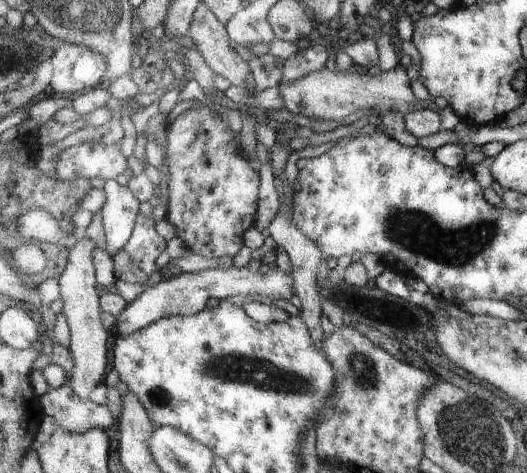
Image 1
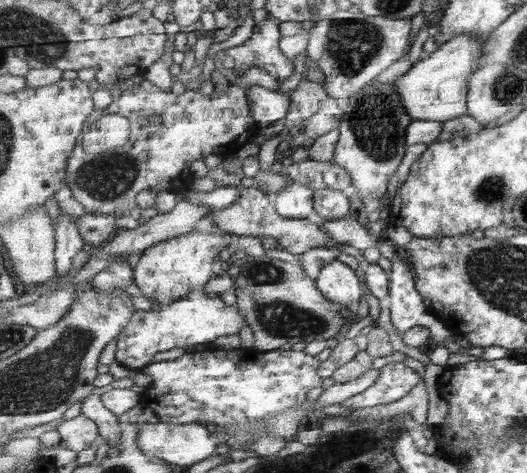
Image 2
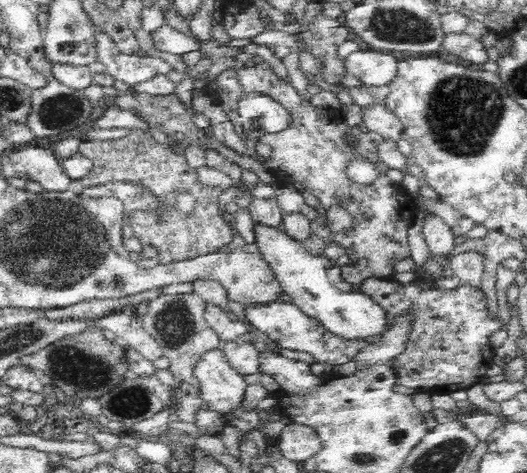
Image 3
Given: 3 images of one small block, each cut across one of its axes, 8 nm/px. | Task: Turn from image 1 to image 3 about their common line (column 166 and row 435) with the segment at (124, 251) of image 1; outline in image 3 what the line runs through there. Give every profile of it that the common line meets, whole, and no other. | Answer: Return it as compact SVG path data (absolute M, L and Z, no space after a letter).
M216 348L204 353L193 368L193 376L193 380L199 387L200 398L206 403L207 408L221 414L225 424L236 428L240 436L248 436L260 424L260 414L256 412L257 407L242 409L247 384L244 377L227 363L222 349Z

